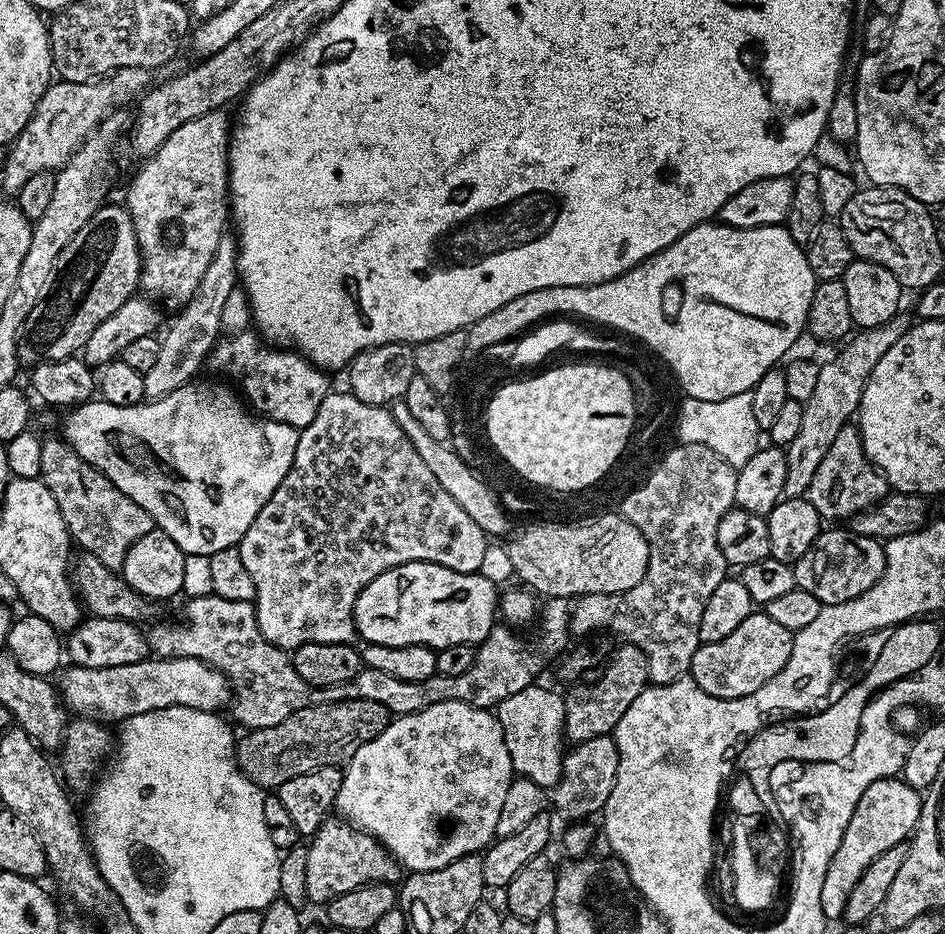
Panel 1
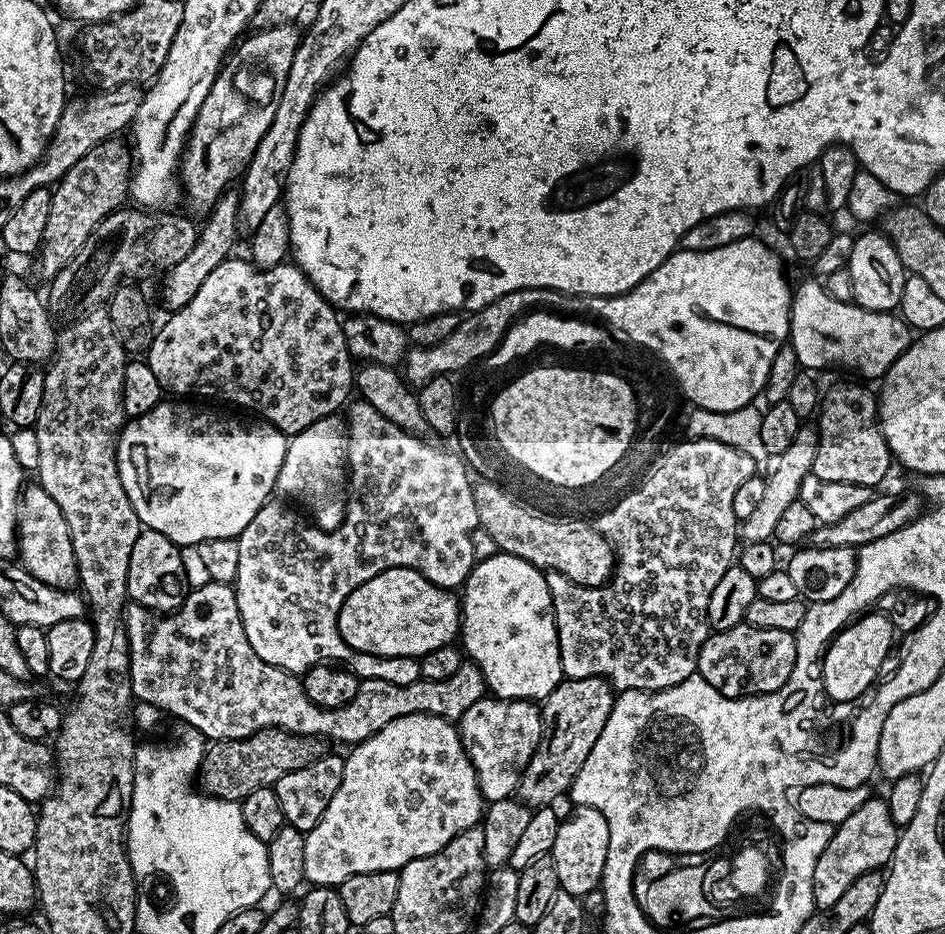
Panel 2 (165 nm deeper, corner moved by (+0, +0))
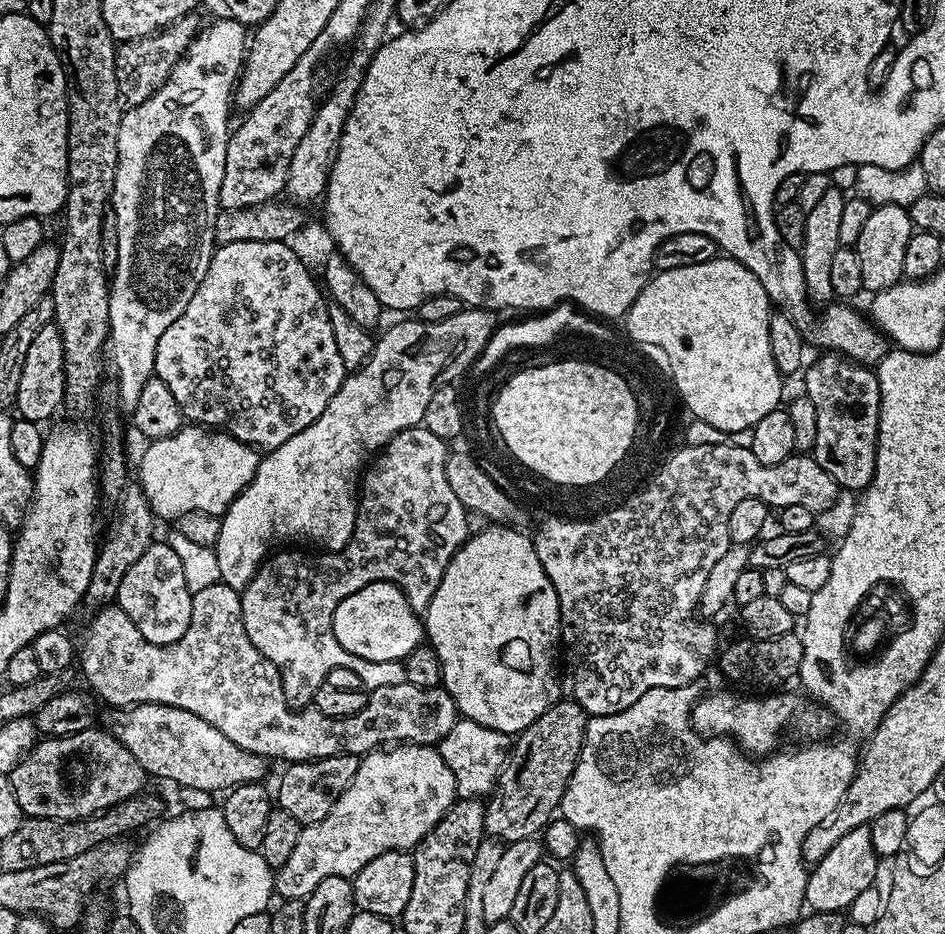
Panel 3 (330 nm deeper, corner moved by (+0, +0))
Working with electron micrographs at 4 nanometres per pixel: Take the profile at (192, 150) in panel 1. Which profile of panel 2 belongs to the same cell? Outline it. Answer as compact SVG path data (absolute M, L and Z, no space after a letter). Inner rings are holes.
M292 22L274 24L271 28L253 31L253 36L245 35L235 51L225 59L214 86L210 86L210 94L206 94L206 102L202 102L202 110L198 110L194 118L178 169L186 204L194 211L204 214L214 207L216 200L229 191L231 184L228 183L232 179L235 181L247 168L254 150L258 150L258 142L262 142L262 134L270 130L270 122L274 122L274 114L278 111L278 98L282 98L282 86L286 86L286 74L290 74L290 62L294 62L294 54L300 45L302 32L296 26Z

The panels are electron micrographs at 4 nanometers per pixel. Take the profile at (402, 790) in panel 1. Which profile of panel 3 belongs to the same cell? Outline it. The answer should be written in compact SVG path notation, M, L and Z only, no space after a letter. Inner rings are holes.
M398 744L377 748L360 757L358 774L354 774L354 782L334 802L334 810L322 818L322 822L314 822L301 827L300 837L290 858L274 872L274 892L281 901L303 901L325 878L335 876L355 876L366 862L378 858L383 852L399 852L415 849L427 832L449 812L456 803L456 779L446 766L439 747L430 744Z

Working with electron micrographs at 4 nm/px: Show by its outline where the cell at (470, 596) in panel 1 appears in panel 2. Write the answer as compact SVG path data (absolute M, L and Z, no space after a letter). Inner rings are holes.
M391 568L349 594L340 611L338 626L346 643L359 652L419 658L459 637L460 600L455 591L438 587L421 572Z

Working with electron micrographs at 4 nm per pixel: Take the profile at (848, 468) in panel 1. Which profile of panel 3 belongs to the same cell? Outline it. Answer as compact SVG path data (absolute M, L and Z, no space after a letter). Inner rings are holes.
M820 354L820 357L803 369L804 388L807 399L812 401L816 411L816 444L811 455L815 456L818 466L834 478L841 489L848 488L855 494L863 493L874 478L876 469L876 443L878 442L878 418L880 417L880 387L875 371L871 367L855 363L839 354Z

